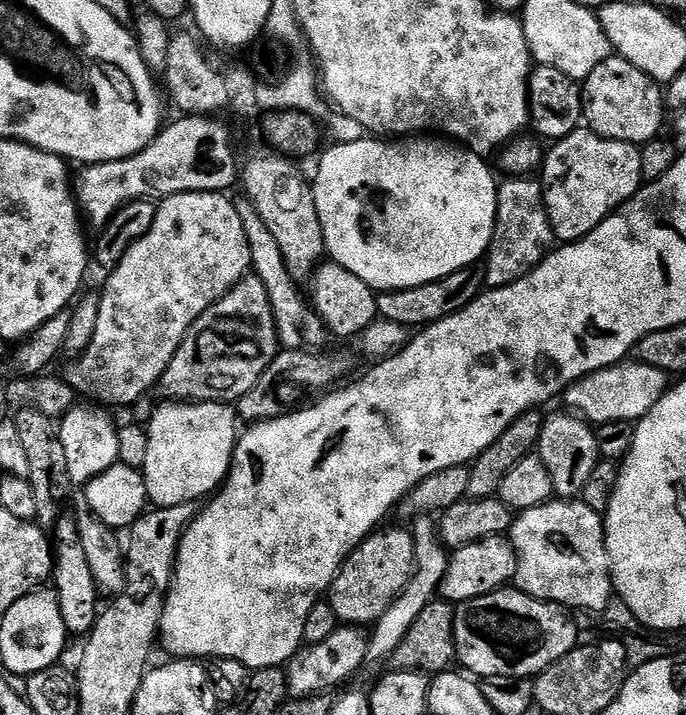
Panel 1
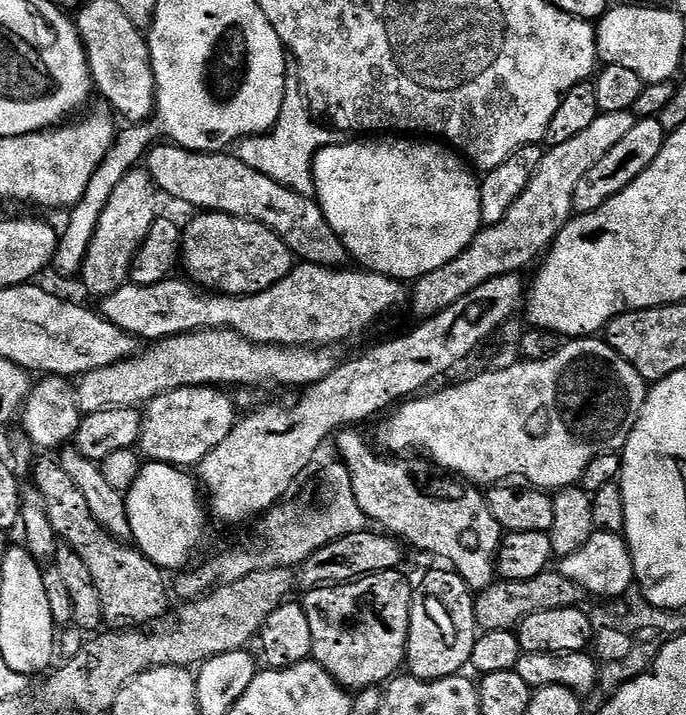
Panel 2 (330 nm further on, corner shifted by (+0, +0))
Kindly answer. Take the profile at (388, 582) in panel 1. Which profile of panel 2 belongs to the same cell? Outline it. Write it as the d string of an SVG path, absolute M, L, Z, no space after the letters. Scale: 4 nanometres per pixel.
M400 570L375 572L348 584L311 589L305 595L308 597L303 597L306 618L310 618L311 659L322 665L342 687L363 690L384 686L401 671L408 655L408 627L414 591L413 581L408 581L402 573Z

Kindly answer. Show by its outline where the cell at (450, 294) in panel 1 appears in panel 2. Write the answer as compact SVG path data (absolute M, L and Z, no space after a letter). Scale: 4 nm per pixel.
M157 142L146 155L146 171L155 182L157 189L164 192L172 200L180 204L193 204L200 212L225 212L231 216L242 216L245 220L253 220L278 234L282 242L292 251L297 261L305 264L317 264L327 268L343 268L350 257L346 246L334 234L330 222L326 222L326 214L320 209L320 201L298 194L278 182L274 178L266 178L266 174L258 174L251 166L246 166L235 154L222 152L188 152L171 142Z

